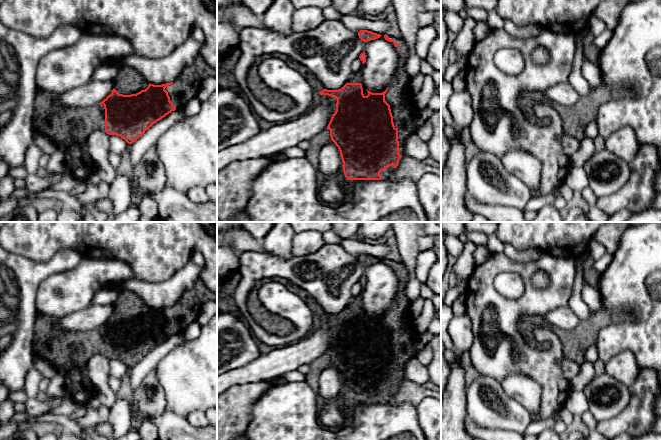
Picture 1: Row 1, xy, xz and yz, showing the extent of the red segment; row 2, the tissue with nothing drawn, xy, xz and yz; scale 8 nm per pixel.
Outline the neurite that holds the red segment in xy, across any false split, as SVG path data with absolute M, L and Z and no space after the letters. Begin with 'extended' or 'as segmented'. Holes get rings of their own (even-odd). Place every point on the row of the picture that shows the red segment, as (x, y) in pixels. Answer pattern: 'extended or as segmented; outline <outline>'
extended; outline M200 55L183 70L176 81L162 85L150 84L139 71L122 65L118 75L112 79L115 88L111 94L94 106L53 111L48 107L46 93L40 90L35 104L33 128L35 133L48 136L55 144L64 144L66 140L72 140L70 122L75 120L78 122L78 141L85 141L93 131L102 130L132 144L154 123L172 111L183 108L190 99L196 97L204 79L211 76L217 76L217 70L212 69Z

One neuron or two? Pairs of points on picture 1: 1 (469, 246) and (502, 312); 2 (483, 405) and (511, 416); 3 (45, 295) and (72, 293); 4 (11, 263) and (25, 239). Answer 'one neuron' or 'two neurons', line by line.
1: two neurons
2: one neuron
3: one neuron
4: two neurons

